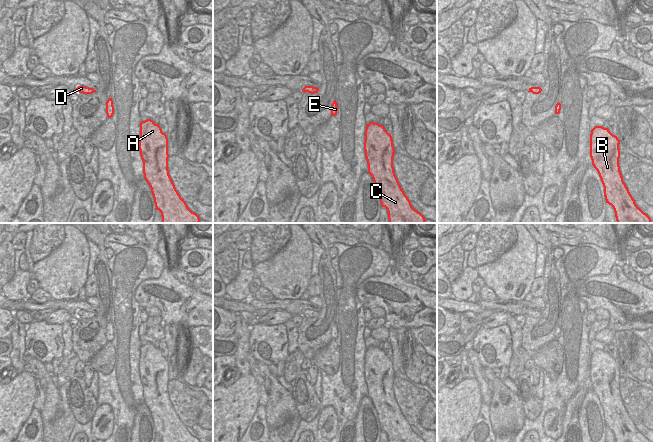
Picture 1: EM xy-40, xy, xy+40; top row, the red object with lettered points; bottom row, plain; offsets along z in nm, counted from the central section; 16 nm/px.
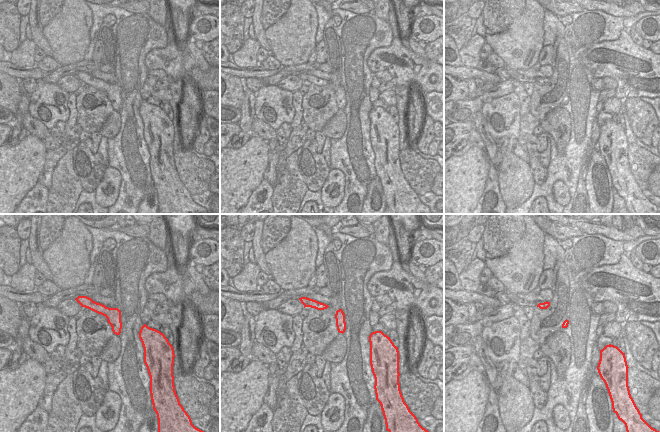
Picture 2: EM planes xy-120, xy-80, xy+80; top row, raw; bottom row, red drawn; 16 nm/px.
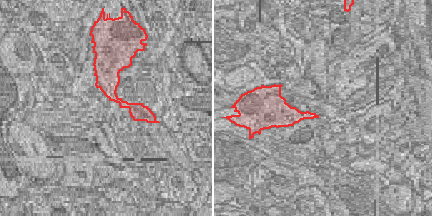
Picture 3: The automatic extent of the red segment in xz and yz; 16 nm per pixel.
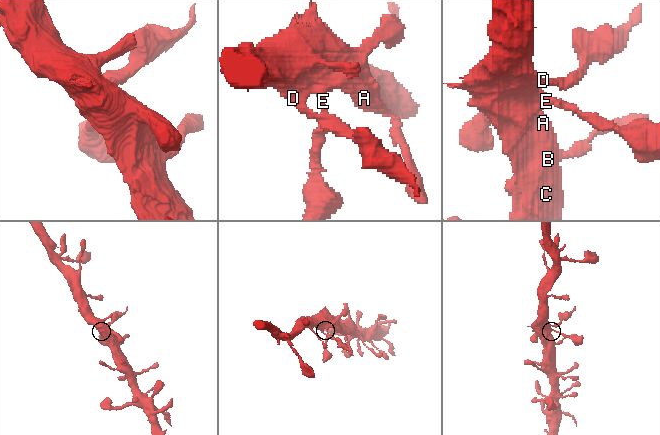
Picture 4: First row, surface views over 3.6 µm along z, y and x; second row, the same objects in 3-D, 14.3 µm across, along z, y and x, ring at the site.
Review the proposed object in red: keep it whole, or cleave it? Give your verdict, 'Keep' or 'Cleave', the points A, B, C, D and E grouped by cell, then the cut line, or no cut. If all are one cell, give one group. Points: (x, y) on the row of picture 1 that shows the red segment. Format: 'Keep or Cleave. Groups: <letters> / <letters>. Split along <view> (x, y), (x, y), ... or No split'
Keep. Groups: A B C D E. No split

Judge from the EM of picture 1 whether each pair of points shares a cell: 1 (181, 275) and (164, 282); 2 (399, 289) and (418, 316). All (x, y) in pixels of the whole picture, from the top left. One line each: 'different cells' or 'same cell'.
1: different cells
2: same cell

